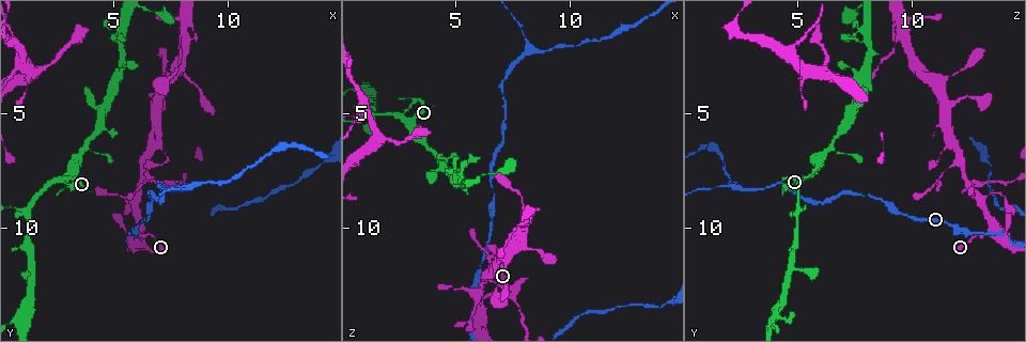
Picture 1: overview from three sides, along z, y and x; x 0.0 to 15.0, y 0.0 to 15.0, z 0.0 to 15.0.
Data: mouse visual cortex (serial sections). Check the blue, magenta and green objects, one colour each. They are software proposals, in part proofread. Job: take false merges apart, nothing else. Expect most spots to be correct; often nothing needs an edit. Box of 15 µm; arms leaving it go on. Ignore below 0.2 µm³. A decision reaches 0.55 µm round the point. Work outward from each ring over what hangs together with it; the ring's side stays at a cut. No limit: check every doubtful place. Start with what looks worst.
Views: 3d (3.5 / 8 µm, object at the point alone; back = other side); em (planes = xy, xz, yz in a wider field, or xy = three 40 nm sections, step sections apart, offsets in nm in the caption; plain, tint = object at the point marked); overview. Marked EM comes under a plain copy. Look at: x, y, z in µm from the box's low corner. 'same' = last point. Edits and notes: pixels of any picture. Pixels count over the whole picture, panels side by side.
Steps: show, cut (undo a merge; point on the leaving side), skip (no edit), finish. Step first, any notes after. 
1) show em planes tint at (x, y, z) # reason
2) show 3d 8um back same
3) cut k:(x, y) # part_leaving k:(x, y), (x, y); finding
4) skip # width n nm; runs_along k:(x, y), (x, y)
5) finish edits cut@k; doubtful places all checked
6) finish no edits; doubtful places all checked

show 3d 3.5um at (6.2, 7.8, 12.4) # two arms in line, one across

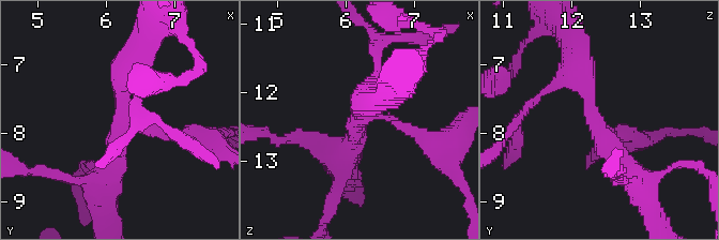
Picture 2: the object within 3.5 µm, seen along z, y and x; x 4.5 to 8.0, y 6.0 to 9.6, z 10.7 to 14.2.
show em xy step 5 tint at (6.25, 7.90, 12.35) # arms 3; arm_widths 200, 350, 350 nm; need the tissue

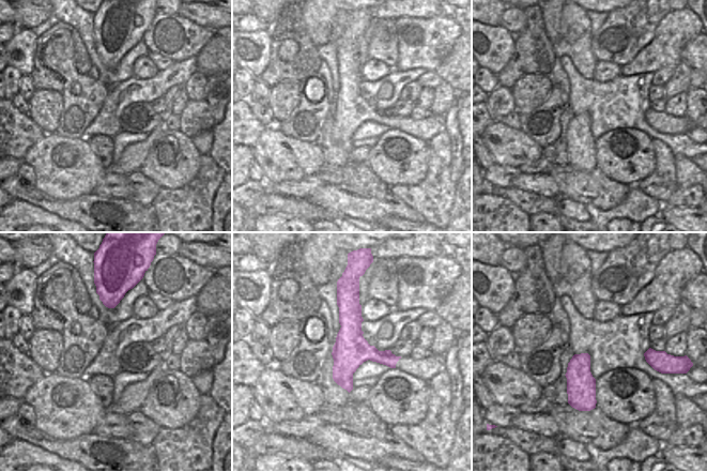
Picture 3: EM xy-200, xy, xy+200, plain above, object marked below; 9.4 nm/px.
skip # runs_along 3:(343, 297), (349, 305), (349, 387); all the same cell

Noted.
show 3d 3.5um at (8.4, 8.1, 2.2) # sudden change in width

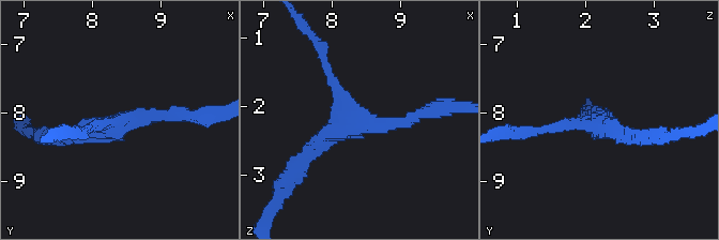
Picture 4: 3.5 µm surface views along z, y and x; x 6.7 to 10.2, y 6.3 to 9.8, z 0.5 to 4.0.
show em planes tint at (8.35, 8.20, 2.25) # arms 3; arm_widths 150, 200, 250 nm

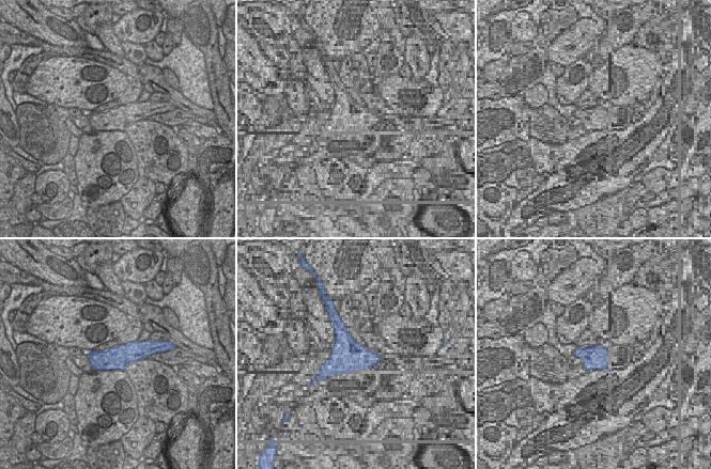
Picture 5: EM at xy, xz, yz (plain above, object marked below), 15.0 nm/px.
skip # width 360 nm; runs_along 4:(299, 165), (334, 129), (423, 113); one cell here

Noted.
show 3d 3.5um at (1.1, 9.3, 5.1)

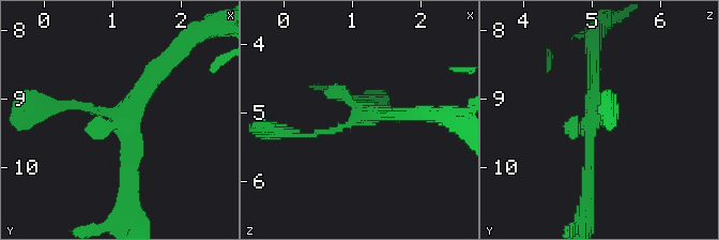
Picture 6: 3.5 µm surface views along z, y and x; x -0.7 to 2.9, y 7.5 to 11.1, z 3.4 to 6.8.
show em xy step 3 tint at (1.15, 9.25, 5.00) # now the EM

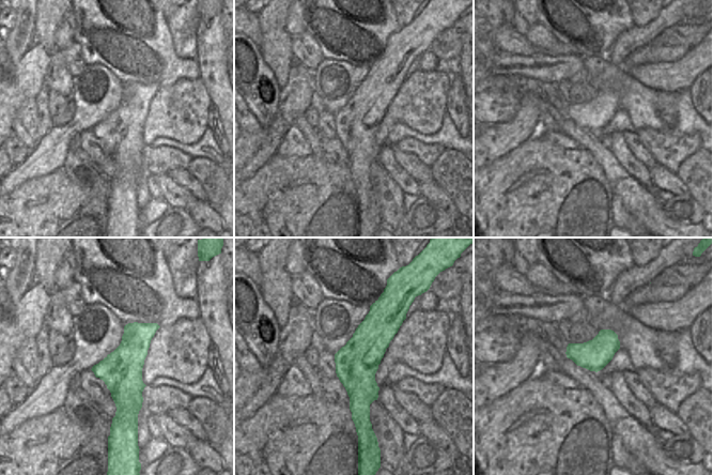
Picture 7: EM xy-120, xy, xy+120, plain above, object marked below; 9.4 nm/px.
skip # runs_along 6:(170, 59), (124, 119), (132, 191); one cell here

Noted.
finish no edits; doubtful places all checked

